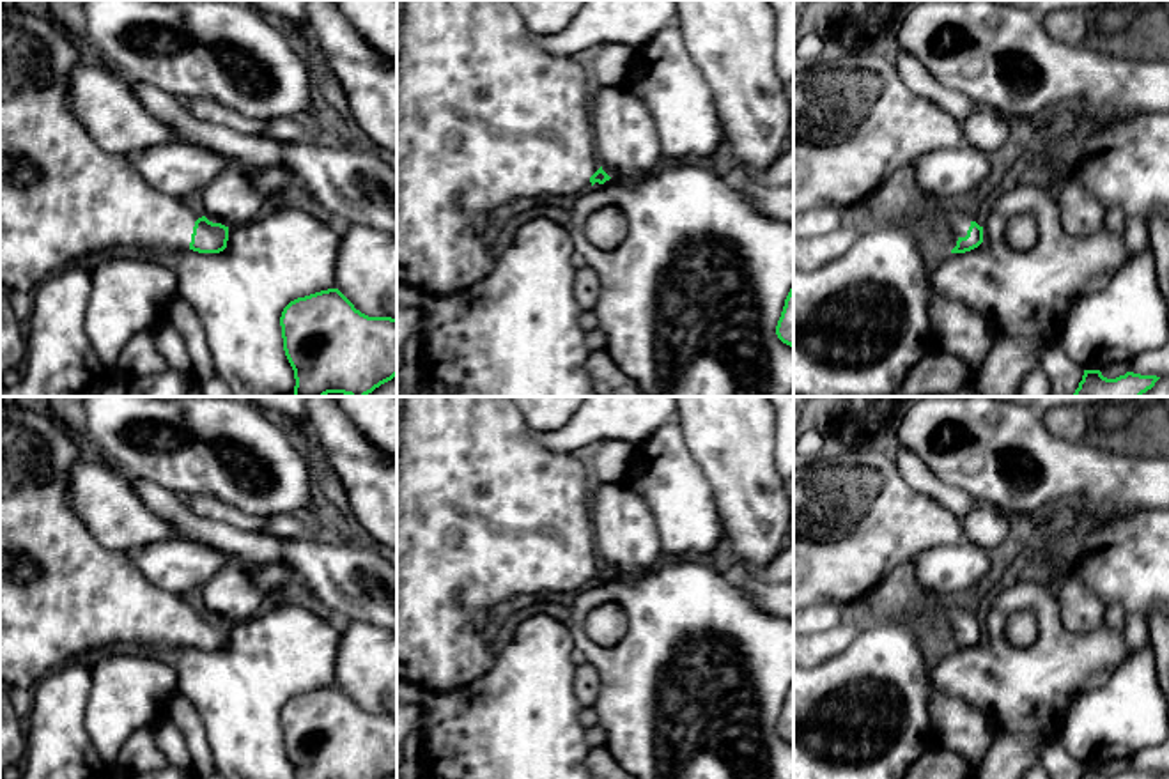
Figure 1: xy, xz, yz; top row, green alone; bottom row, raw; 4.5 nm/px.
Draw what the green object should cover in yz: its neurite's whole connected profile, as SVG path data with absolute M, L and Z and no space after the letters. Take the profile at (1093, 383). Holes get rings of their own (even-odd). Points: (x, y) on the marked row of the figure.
M1084 370L1073 397L1141 397L1155 386L1160 377L1126 372L1107 379L1100 370Z

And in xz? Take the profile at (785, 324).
M794 287L790 289L776 326L778 338L794 349Z

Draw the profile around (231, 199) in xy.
M232 165L200 193L198 209L209 221L230 228L257 220L264 200L250 175Z

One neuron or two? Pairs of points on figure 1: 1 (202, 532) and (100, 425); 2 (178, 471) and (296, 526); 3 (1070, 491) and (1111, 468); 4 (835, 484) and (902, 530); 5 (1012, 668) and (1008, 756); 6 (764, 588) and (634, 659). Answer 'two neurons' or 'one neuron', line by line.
1: two neurons
2: two neurons
3: one neuron
4: one neuron
5: two neurons
6: two neurons

